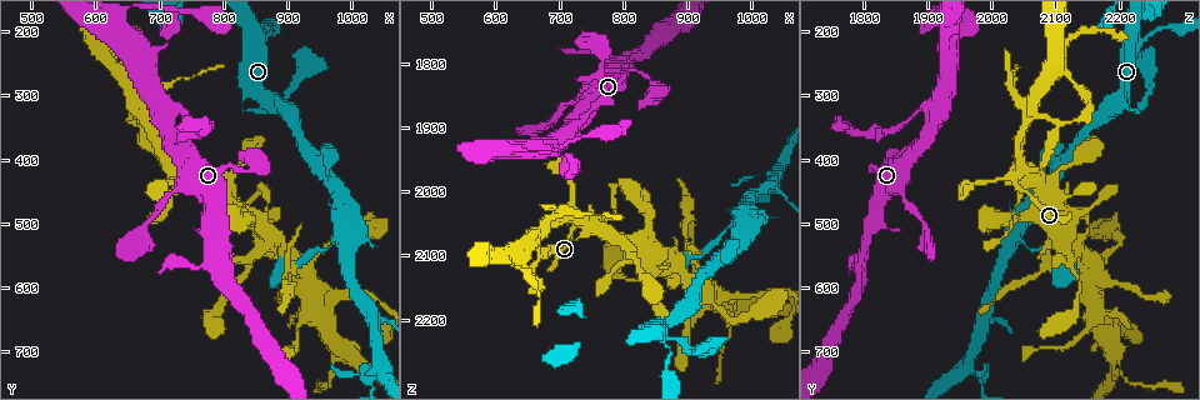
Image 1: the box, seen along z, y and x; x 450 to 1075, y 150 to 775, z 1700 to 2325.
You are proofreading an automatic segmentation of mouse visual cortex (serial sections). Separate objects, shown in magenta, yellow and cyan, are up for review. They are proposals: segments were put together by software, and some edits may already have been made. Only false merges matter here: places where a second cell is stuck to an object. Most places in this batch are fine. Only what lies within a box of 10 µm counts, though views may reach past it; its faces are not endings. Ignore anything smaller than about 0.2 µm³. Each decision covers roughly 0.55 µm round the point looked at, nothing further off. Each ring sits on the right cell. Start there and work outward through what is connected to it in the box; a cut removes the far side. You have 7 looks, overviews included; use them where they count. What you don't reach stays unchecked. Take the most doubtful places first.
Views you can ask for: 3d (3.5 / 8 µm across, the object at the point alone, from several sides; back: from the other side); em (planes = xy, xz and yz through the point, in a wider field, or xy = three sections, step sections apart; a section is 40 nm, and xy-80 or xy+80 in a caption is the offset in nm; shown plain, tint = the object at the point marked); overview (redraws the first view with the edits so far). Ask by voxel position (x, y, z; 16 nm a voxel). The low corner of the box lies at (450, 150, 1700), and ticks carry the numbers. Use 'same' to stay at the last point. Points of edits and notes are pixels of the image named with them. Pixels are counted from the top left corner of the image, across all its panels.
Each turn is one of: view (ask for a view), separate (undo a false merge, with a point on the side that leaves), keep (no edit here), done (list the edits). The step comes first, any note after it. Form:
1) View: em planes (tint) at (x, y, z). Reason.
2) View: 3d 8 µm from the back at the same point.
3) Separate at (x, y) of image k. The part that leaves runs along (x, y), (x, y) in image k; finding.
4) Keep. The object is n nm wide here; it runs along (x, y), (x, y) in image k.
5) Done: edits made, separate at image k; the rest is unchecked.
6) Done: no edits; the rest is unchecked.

View: 3d 3.5 µm at (1025, 735, 1975). Three-way junction.

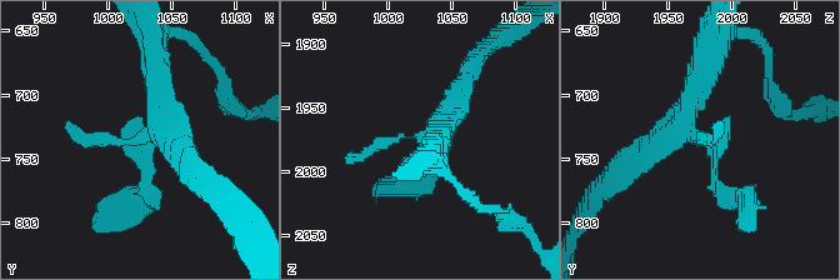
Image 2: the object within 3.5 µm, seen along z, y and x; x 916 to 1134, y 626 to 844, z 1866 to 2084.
View: em xy step 2 (tint) at (1032, 728, 1972). Need the tissue.

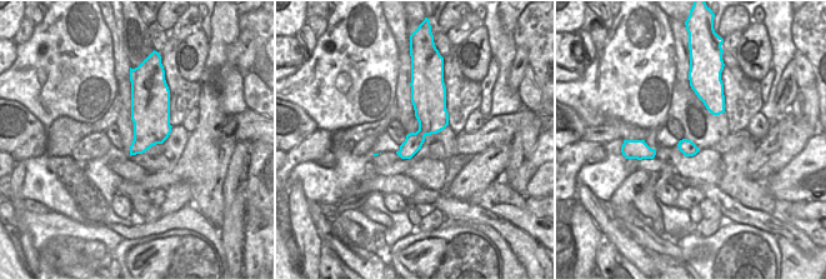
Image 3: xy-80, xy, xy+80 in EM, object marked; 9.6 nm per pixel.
Keep. Continuous, no second cell.

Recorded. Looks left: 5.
View: 3d 3.5 µm at (735, 415, 2040). Branch point.

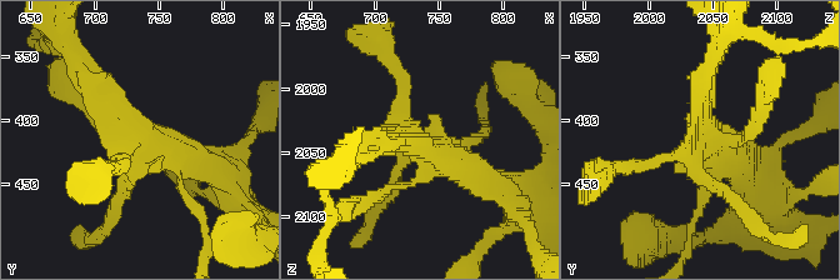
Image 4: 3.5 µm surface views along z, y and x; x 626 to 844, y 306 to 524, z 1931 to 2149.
View: em planes (tint) at (732, 420, 2038).

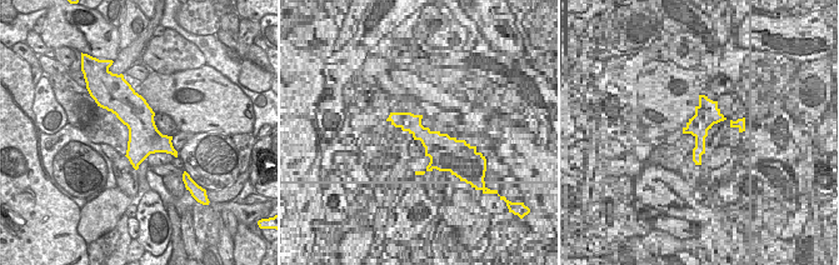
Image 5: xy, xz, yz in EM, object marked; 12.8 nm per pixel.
Keep. It runs along (115, 205), (138, 144), (206, 163) in image 4; continuous, no second cell.

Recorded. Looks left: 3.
View: 3d 3.5 µm at (940, 610, 2155). Three arms meet.

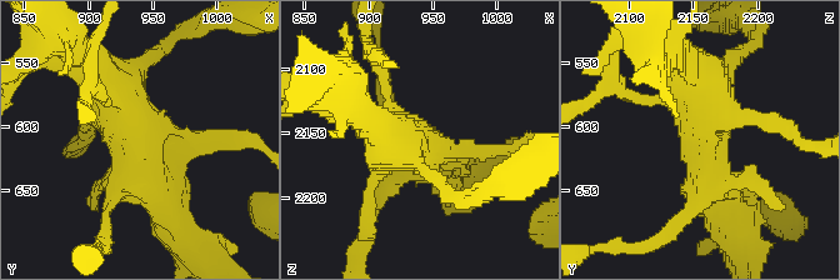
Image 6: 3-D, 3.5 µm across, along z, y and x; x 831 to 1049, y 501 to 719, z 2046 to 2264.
View: em xy step 1 (tint) at (940, 610, 2158).

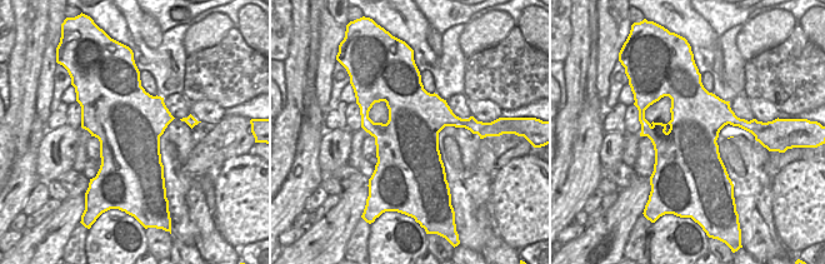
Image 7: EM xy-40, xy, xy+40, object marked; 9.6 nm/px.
Keep. Continuous, no second cell.

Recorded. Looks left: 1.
Done: no edits; the rest is unchecked.

